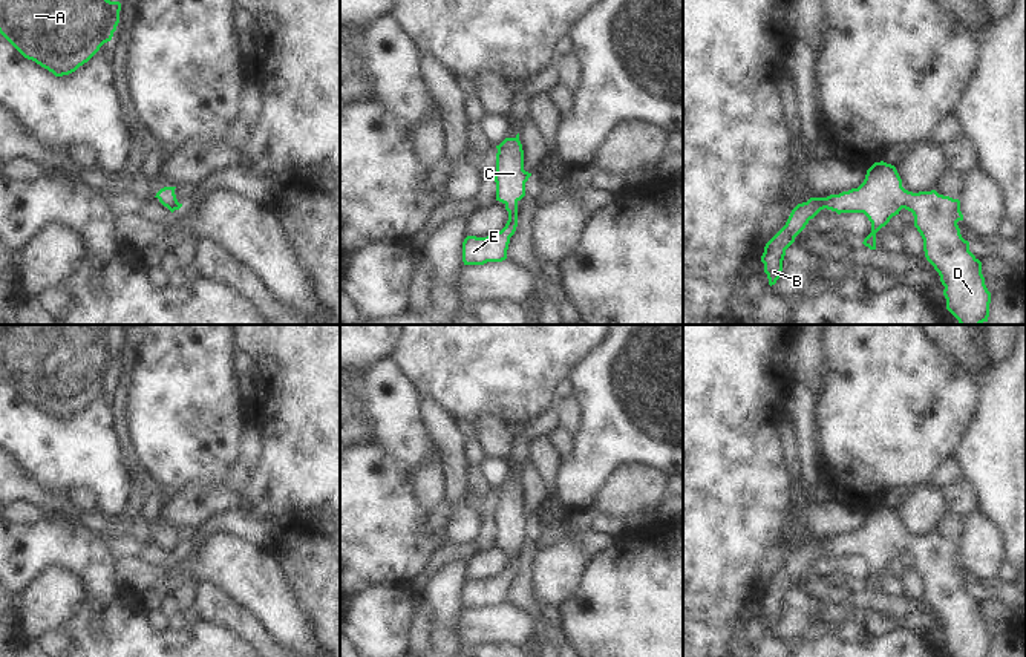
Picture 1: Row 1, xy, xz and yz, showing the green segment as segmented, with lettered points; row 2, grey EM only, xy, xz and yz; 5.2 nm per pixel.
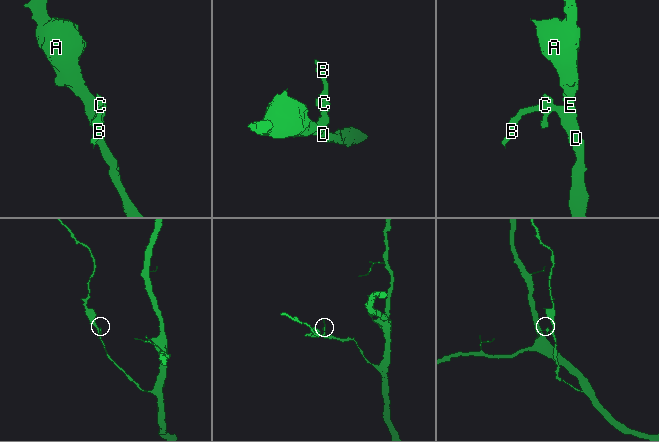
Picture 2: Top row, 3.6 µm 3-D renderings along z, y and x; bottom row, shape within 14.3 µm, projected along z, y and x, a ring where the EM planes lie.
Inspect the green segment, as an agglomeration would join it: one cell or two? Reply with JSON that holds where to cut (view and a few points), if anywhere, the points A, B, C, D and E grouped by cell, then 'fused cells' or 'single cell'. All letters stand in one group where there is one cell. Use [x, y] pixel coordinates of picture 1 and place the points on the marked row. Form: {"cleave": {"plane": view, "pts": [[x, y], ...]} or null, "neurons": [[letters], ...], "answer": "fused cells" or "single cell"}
{"cleave": null, "neurons": [["A", "B", "C", "D", "E"]], "answer": "single cell"}

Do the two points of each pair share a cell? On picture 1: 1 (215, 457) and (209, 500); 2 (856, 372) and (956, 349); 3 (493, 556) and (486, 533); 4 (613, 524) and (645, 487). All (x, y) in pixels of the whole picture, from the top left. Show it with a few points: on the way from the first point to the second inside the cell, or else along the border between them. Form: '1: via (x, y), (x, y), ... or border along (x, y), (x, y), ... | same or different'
1: border along (224, 484), (186, 484), (176, 490) | different
2: border along (930, 340), (971, 375) | different
3: border along (495, 542), (477, 553) | different
4: border along (593, 512), (611, 516), (637, 513) | different

